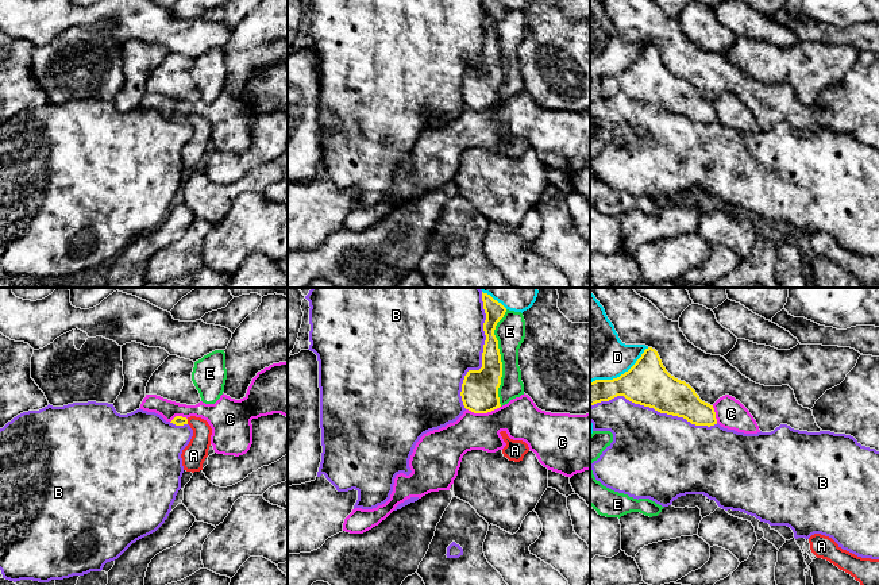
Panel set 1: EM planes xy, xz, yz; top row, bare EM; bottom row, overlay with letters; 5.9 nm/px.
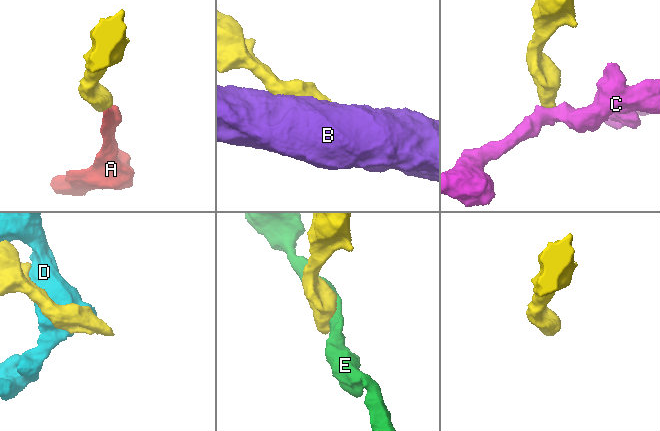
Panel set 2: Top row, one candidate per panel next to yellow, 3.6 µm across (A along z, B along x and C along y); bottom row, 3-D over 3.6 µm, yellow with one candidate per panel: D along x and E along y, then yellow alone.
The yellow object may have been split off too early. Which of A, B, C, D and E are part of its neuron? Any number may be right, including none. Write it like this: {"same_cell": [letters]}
{"same_cell": ["A"]}

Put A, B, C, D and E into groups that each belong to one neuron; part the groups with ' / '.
A / B / C / D / E

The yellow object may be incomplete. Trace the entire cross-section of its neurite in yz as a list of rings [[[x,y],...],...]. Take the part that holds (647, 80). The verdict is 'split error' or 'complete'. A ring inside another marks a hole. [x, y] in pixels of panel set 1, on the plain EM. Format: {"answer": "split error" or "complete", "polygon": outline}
{"answer": "complete", "polygon": [[[652,45],[645,46],[636,61],[620,74],[590,80],[590,104],[617,93],[624,93],[635,101],[654,105],[660,111],[683,115],[695,123],[710,124],[717,122],[713,103],[702,99],[689,81],[671,73],[663,63],[658,49]]]}

